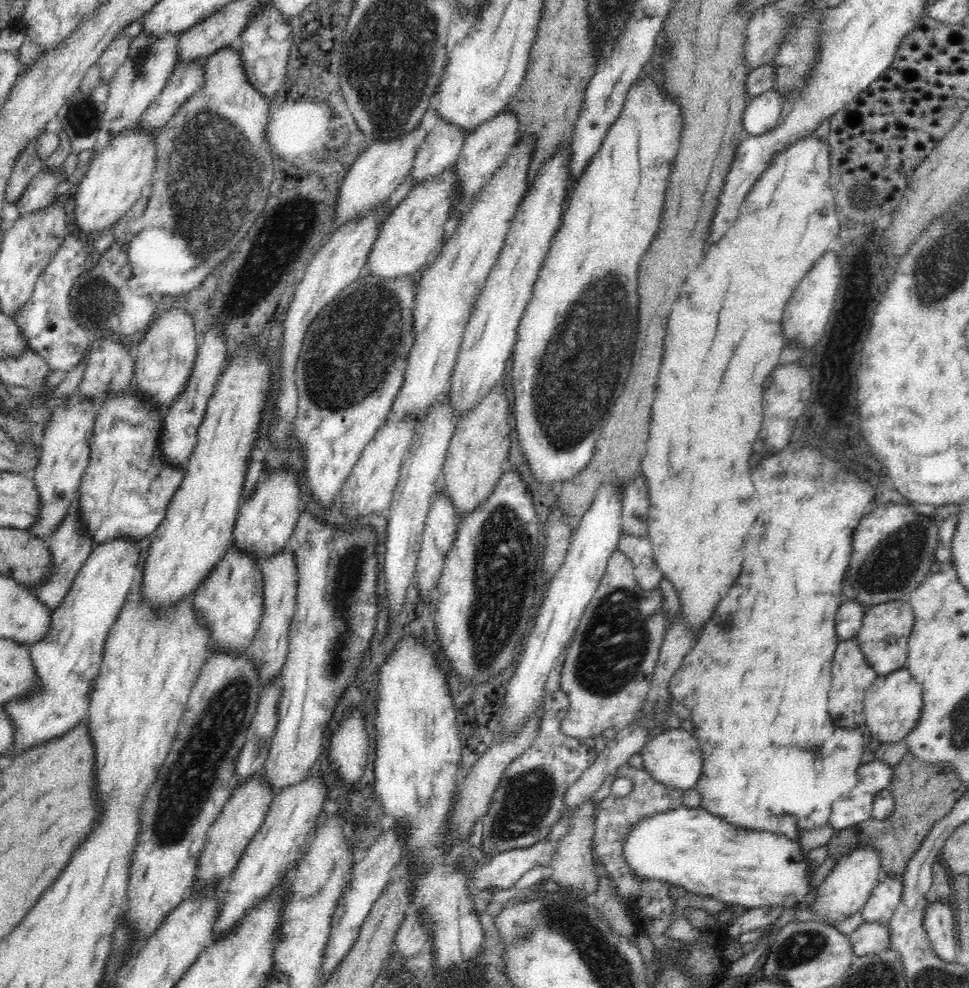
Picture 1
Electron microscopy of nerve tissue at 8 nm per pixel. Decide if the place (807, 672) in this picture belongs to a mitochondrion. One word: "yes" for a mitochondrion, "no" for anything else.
no

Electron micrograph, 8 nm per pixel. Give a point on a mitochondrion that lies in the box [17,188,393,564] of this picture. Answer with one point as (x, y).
(96, 304)

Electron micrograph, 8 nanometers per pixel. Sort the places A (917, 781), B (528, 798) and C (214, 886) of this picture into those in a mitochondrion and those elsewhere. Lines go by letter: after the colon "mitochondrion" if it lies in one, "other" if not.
A: other
B: mitochondrion
C: other

